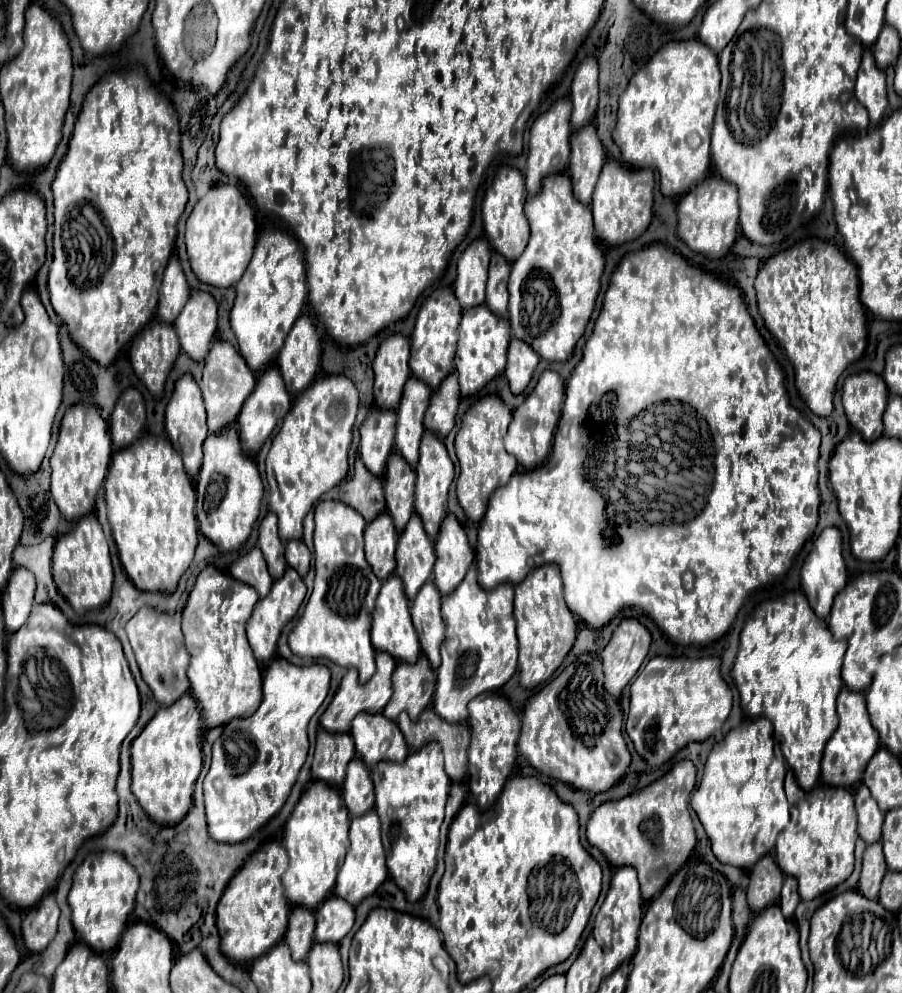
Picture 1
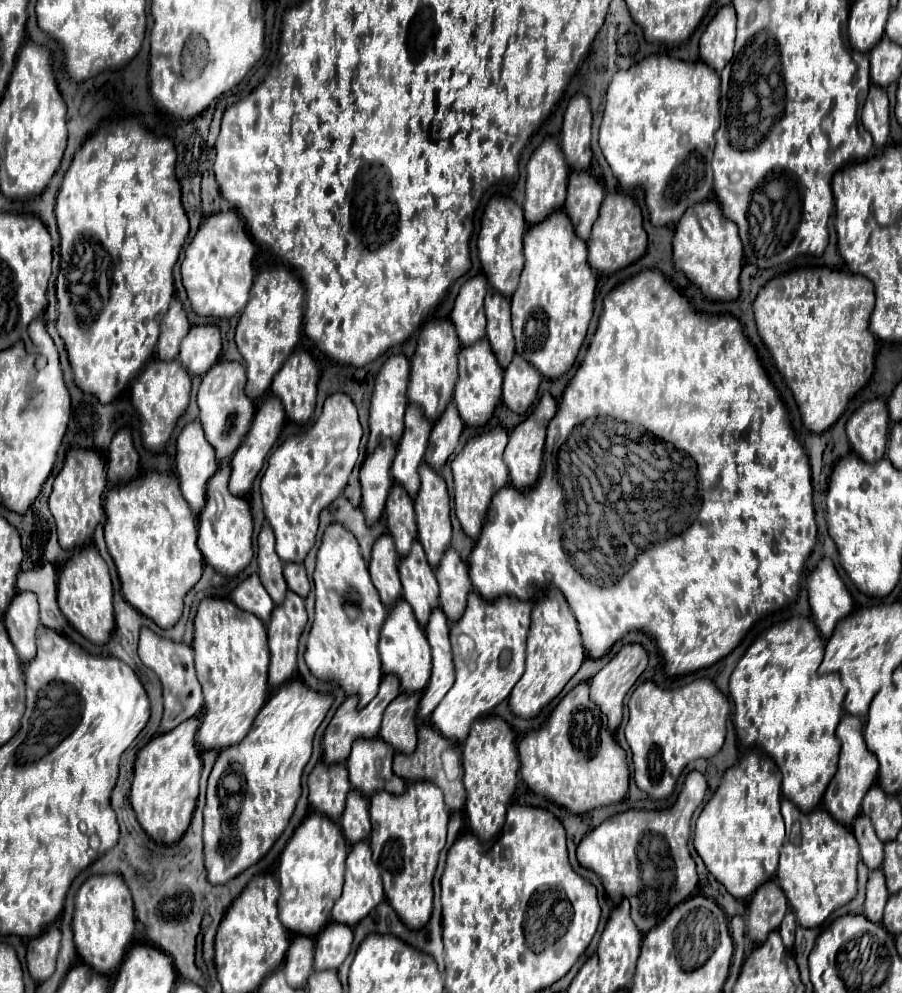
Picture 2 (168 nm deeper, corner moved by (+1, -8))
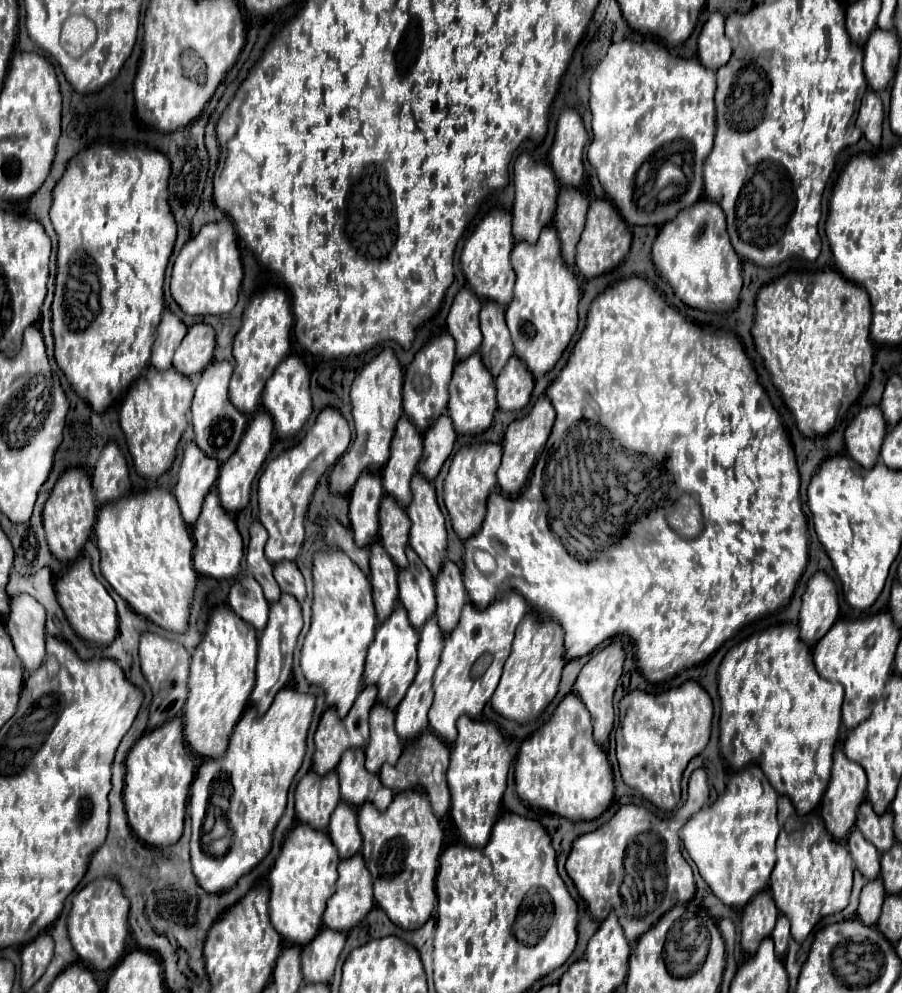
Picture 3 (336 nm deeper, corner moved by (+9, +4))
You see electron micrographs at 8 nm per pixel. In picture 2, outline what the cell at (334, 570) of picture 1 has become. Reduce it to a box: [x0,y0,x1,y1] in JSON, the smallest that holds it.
[306,523,388,709]

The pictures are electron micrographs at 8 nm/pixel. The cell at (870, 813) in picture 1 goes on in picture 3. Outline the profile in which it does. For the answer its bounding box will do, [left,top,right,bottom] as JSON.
[846,827,880,879]

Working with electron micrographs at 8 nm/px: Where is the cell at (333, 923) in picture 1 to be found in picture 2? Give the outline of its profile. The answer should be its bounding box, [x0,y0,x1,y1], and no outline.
[314,923,352,971]

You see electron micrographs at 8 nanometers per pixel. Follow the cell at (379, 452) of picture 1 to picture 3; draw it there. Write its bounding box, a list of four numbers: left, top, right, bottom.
[350,471,384,547]

